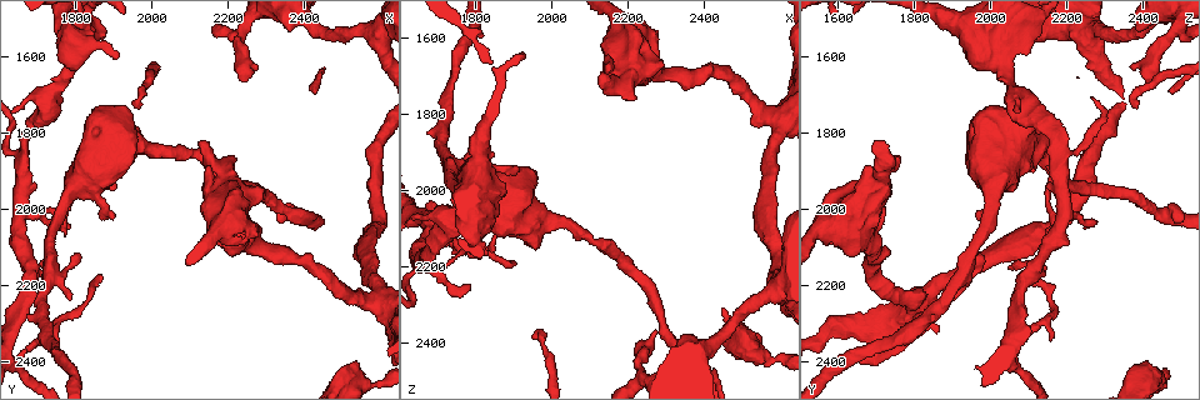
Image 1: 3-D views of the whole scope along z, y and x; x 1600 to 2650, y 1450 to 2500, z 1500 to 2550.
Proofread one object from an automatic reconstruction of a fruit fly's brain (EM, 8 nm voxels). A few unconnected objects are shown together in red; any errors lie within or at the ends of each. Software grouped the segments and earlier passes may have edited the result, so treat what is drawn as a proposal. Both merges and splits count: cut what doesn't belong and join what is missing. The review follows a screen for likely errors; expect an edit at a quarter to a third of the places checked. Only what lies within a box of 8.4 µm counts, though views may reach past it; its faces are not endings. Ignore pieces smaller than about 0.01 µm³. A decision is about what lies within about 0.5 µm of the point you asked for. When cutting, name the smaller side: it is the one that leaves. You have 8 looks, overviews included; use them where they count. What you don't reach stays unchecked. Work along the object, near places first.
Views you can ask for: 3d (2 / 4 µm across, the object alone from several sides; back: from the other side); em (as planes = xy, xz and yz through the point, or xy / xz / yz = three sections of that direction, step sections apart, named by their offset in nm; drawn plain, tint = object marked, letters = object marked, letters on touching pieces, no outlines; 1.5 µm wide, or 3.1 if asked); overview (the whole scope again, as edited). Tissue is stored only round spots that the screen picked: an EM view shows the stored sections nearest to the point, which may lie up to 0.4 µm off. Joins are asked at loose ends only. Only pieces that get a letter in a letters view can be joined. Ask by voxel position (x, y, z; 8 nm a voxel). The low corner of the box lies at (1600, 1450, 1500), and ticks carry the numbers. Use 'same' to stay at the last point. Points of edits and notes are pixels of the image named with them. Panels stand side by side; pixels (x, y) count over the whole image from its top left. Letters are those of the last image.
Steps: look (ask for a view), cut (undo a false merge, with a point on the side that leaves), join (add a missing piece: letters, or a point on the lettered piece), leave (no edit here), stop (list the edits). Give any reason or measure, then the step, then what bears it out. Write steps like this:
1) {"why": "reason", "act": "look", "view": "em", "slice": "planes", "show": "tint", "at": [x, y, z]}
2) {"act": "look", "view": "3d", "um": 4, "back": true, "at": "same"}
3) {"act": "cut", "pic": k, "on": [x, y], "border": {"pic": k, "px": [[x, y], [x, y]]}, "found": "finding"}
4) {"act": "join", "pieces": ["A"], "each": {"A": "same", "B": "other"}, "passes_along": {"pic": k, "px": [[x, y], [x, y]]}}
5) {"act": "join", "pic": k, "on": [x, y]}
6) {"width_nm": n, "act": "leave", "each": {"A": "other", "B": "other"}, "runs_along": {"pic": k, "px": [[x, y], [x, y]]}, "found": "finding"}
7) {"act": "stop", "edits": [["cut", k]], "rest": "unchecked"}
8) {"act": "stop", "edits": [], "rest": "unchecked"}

{"why": "branch point", "act": "look", "view": "3d", "um": 4, "at": [1730, 1695, 2070]}

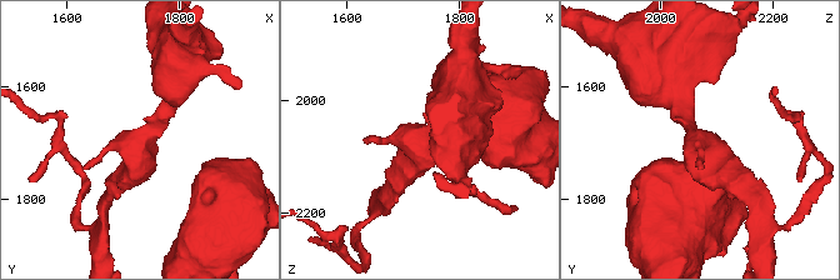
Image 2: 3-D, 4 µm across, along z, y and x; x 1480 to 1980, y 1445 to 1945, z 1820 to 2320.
{"why": "need the tissue", "act": "look", "view": "em", "slice": "xy", "step": 8, "show": "plain", "at": [1725, 1700, 2075]}

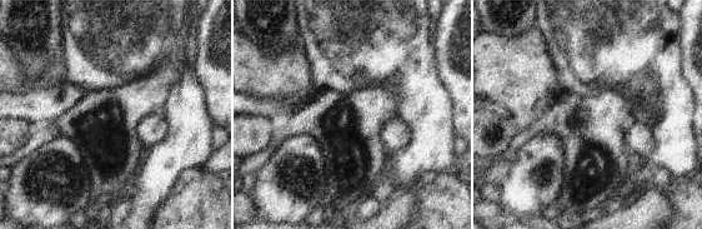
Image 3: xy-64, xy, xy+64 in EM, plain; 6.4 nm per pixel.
{"act": "look", "view": "em", "slice": "xy", "step": 8, "show": "letters", "at": "same"}

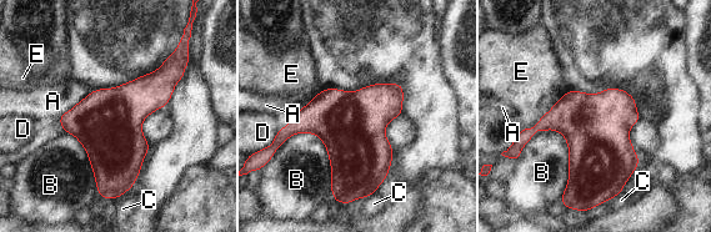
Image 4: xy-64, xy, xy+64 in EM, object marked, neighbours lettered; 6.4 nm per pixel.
{"longest_contact_nm": ["B", 460], "act": "leave", "each": {"A": "other", "B": "other", "C": "other", "D": "other", "E": "other"}, "border": {"pic": 4, "px": [[569, 89], [534, 126], [521, 127]]}, "found": "all the same neuron"}

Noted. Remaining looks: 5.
{"why": "free end", "act": "look", "view": "3d", "um": 2, "at": [1895, 2035, 1970]}

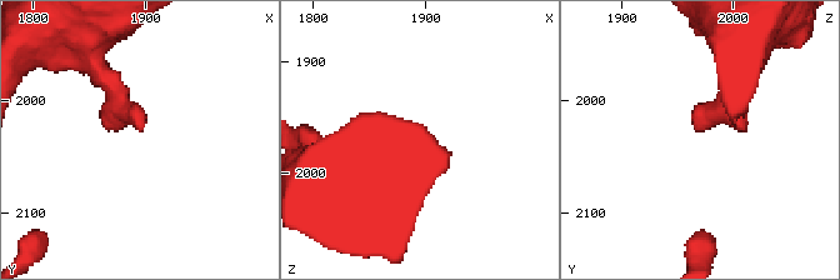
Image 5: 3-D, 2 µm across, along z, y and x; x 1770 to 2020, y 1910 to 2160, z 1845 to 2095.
{"why": "now the EM", "act": "look", "view": "em", "slice": "xy", "step": 4, "show": "letters", "at": [1896, 2028, 1970]}

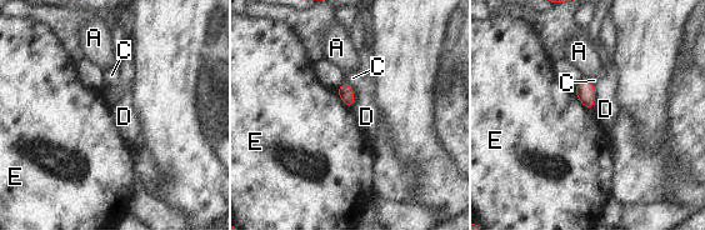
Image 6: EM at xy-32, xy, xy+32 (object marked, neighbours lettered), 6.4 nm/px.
{"act": "look", "view": "em", "slice": "planes", "show": "letters", "at": "same"}

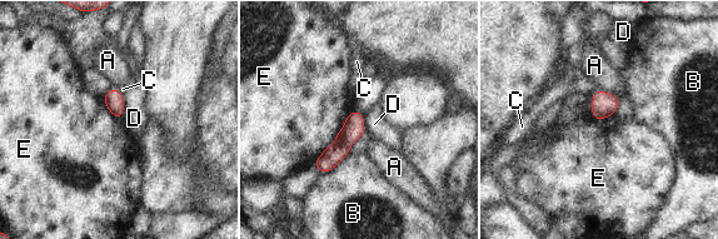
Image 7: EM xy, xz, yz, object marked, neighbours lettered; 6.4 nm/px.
{"width_nm": 130, "act": "leave", "each": {"A": "other", "B": "other", "C": "other", "D": "other", "E": "other"}, "border": {"pic": 7, "px": [[352, 110], [335, 139], [313, 163]]}, "found": "none of them fits"}

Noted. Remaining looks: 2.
{"act": "stop", "edits": [], "rest": "unchecked"}

